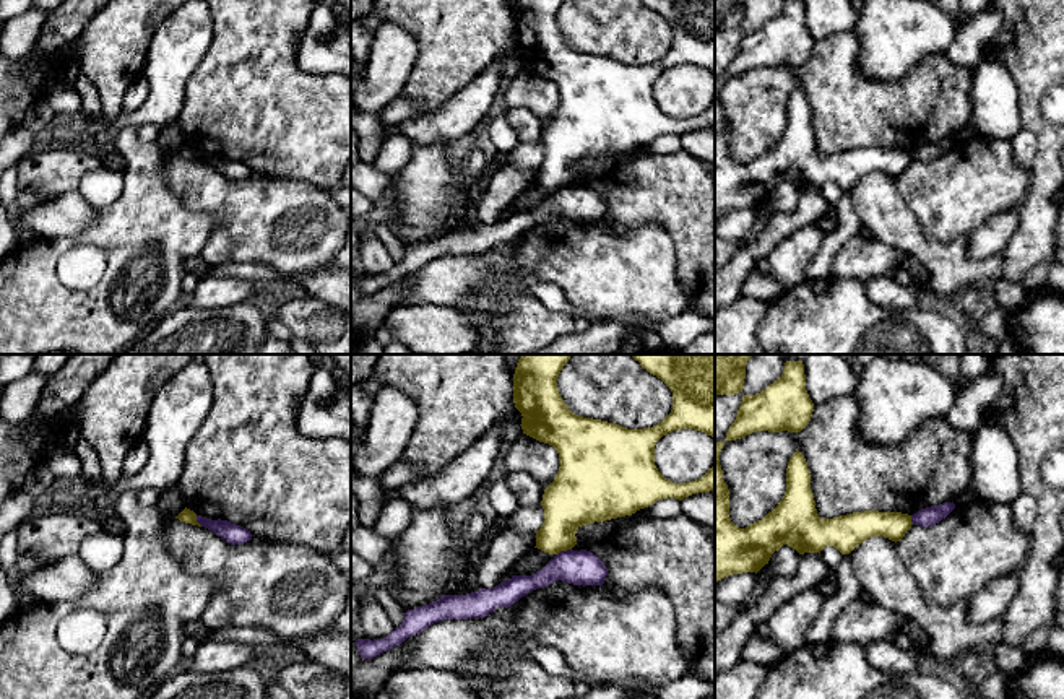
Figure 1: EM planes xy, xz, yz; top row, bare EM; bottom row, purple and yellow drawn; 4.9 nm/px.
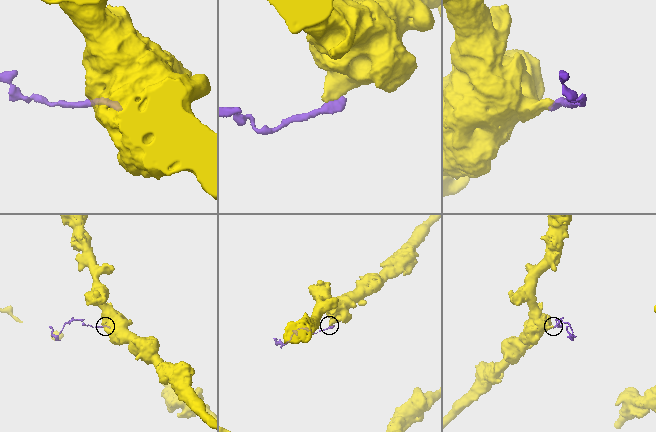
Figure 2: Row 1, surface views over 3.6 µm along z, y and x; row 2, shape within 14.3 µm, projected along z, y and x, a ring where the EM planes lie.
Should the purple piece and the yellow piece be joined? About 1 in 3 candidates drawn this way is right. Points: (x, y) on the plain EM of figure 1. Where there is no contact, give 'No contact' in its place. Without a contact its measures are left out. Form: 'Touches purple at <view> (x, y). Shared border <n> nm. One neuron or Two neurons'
Touches purple at xz (562, 187). Shared border 90 nm. Two neurons

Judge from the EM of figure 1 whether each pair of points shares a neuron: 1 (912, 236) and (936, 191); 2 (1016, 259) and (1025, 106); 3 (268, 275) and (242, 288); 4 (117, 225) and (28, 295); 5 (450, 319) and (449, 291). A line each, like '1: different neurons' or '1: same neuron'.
1: different neurons
2: same neuron
3: different neurons
4: same neuron
5: different neurons

